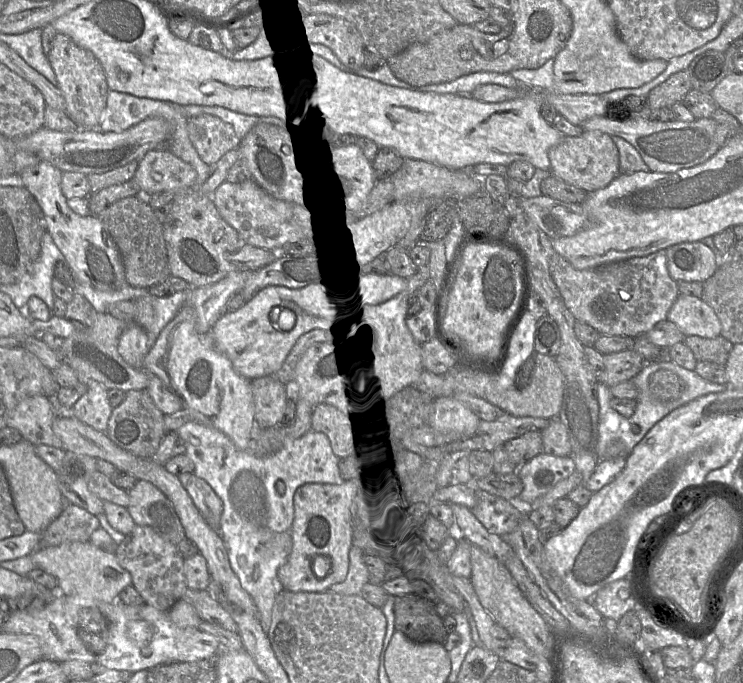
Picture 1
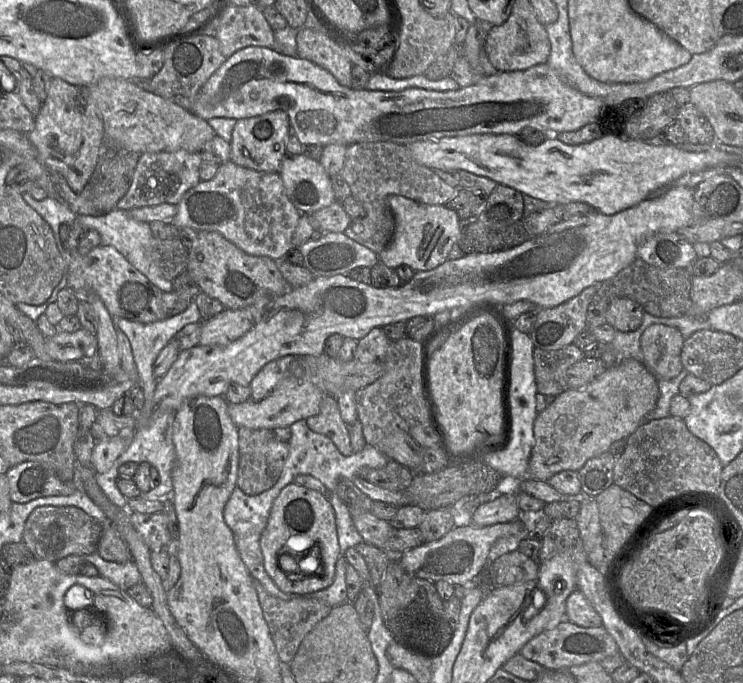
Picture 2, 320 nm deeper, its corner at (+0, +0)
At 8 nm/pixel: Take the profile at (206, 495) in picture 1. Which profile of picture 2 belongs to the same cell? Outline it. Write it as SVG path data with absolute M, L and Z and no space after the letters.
M255 579L254 588L279 659L290 664L305 636L329 615L332 607L314 598L299 597L288 601L281 600L270 595Z

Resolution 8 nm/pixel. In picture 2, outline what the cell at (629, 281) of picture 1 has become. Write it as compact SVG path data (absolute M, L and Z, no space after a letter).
M629 298L613 299L606 311L606 322L620 332L631 332L640 327L644 310Z

